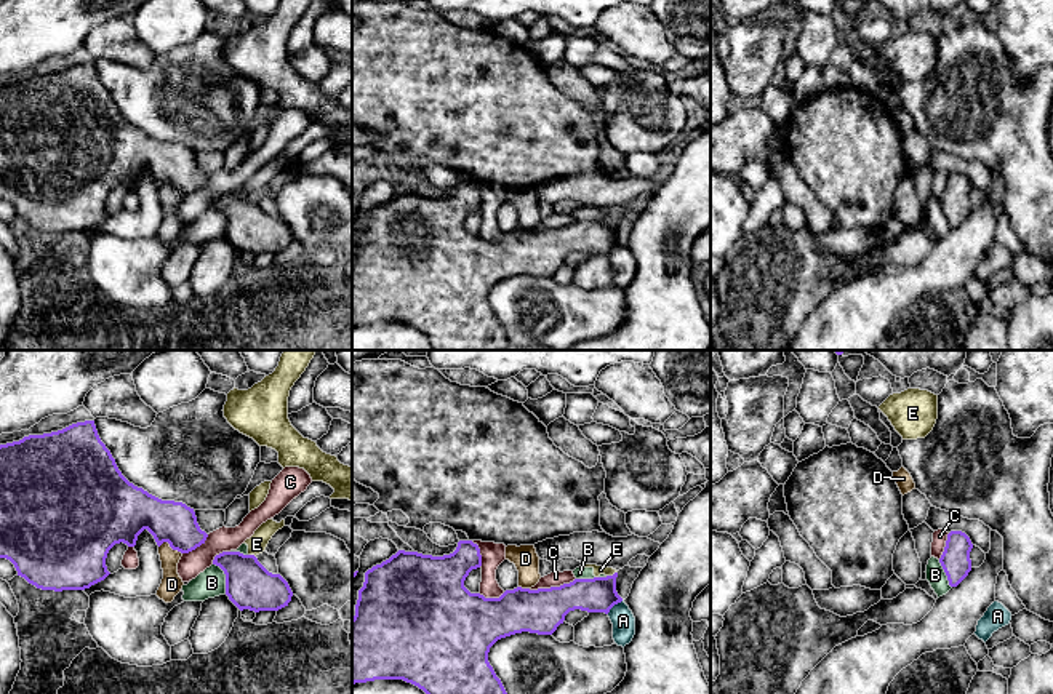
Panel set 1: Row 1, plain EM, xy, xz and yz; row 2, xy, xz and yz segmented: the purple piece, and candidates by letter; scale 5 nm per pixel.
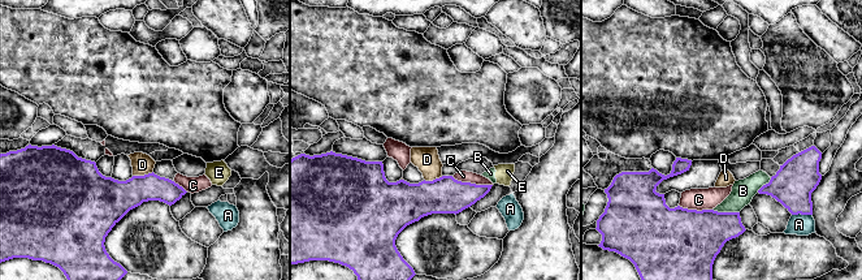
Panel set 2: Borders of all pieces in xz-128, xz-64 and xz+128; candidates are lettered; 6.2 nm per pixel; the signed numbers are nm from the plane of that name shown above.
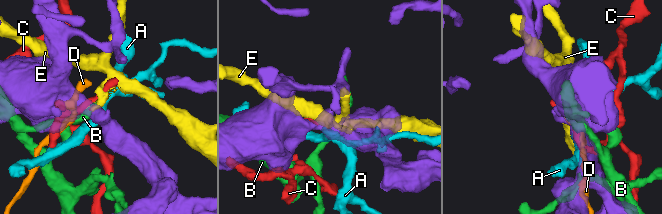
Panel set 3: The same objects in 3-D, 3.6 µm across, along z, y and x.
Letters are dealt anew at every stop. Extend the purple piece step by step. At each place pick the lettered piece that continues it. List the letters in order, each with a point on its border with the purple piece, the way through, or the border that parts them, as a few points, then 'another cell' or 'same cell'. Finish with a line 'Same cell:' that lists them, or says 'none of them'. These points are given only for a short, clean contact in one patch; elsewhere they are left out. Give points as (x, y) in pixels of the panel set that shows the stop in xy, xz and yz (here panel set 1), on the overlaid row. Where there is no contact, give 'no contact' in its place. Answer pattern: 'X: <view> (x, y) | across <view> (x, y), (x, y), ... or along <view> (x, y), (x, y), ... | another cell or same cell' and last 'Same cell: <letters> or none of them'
A: xz (615, 603) | along xz (623, 600), (607, 613) | another cell
B: xy (226, 578) | another cell
C: xz (551, 587) | another cell
D: xy (170, 546) | another cell
E: xz (613, 574) | another cell
Same cell: none of them

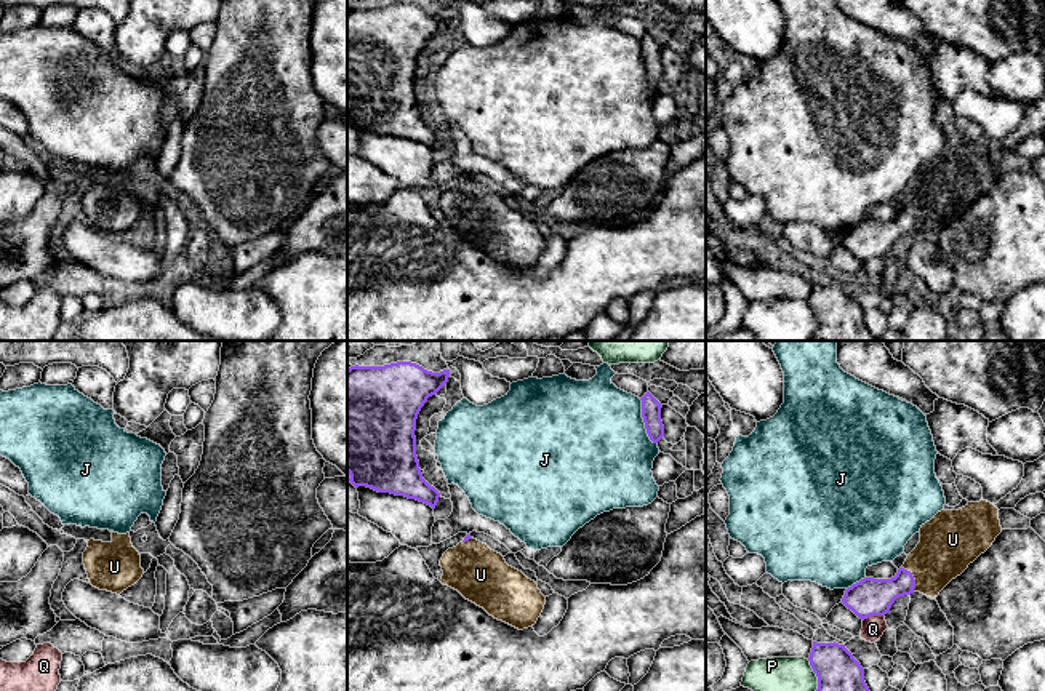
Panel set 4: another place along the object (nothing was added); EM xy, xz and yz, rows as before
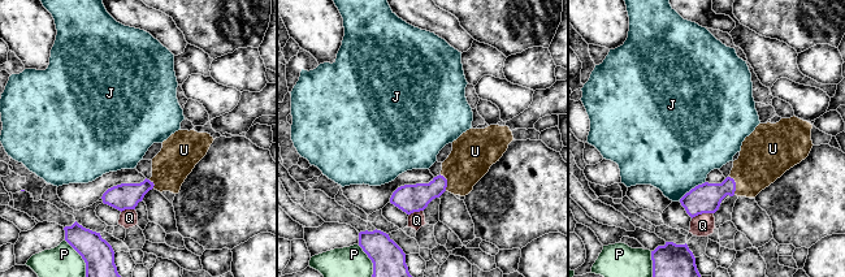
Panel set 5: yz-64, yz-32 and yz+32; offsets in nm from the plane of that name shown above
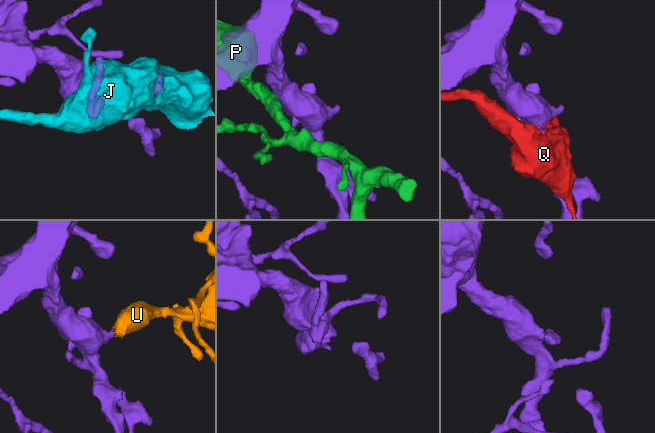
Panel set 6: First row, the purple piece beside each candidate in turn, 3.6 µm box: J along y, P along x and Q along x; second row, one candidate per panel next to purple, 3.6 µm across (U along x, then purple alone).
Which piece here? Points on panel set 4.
J: xz (644, 421) | another cell
P: yz (816, 675) | another cell
Q: yz (872, 615) | another cell
U: yz (912, 578) | across yz (869, 597), (876, 597), (912, 578), (948, 544) | same cell
Same cell: U

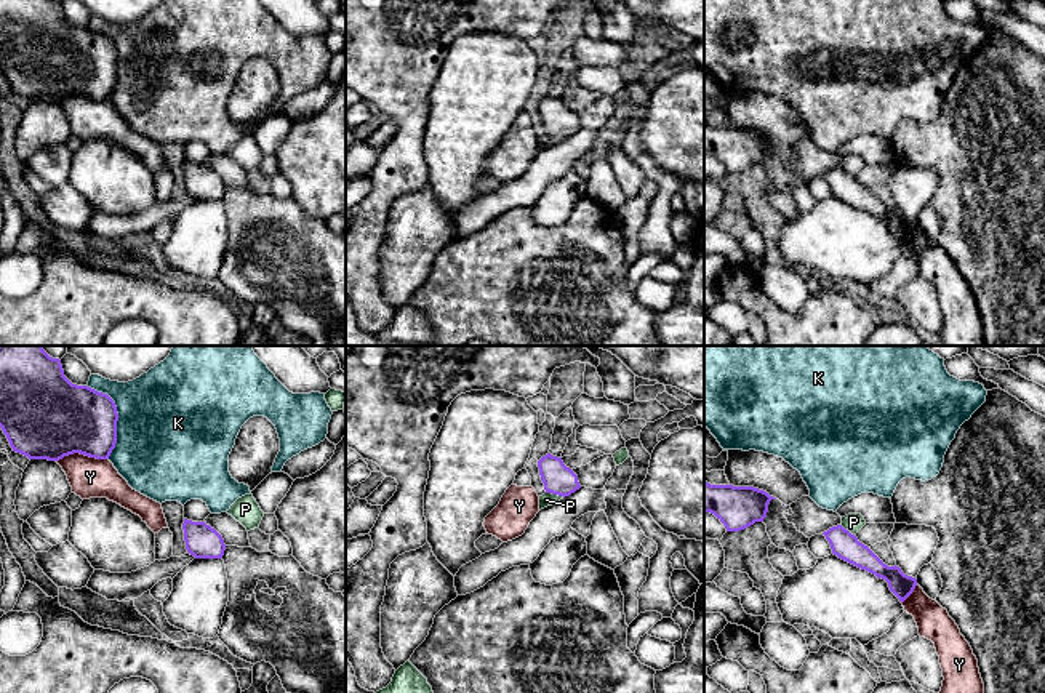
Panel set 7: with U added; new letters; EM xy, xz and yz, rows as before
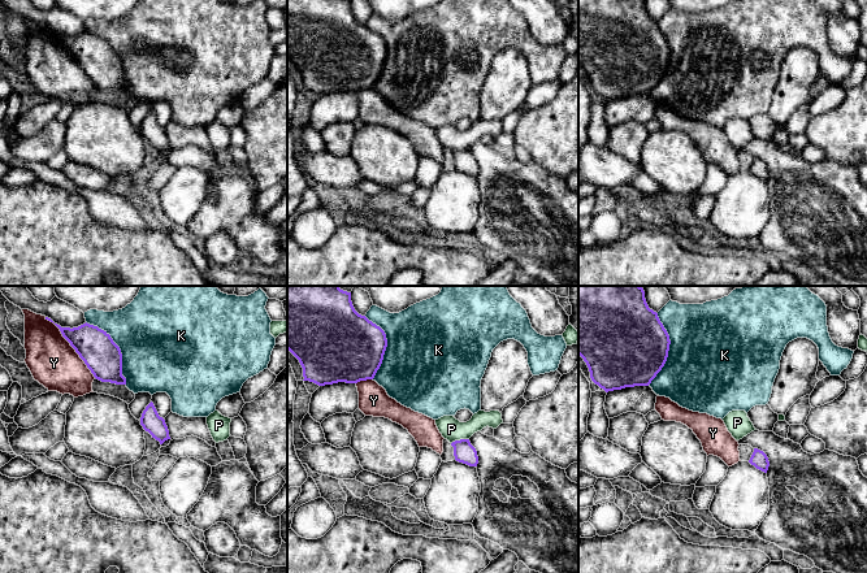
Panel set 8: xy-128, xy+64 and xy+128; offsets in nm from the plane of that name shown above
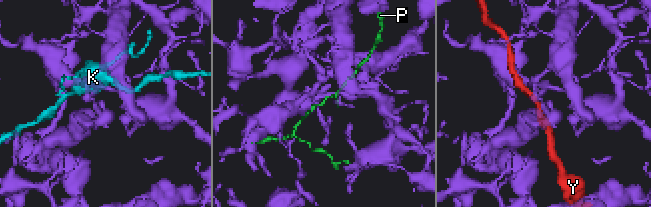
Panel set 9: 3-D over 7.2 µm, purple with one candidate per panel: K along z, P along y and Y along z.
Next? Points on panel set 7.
K: xy (117, 416) | another cell
P: xz (556, 493) | along xz (546, 492), (564, 496) | another cell
Y: xy (82, 453) | another cell
Same cell: none of them

